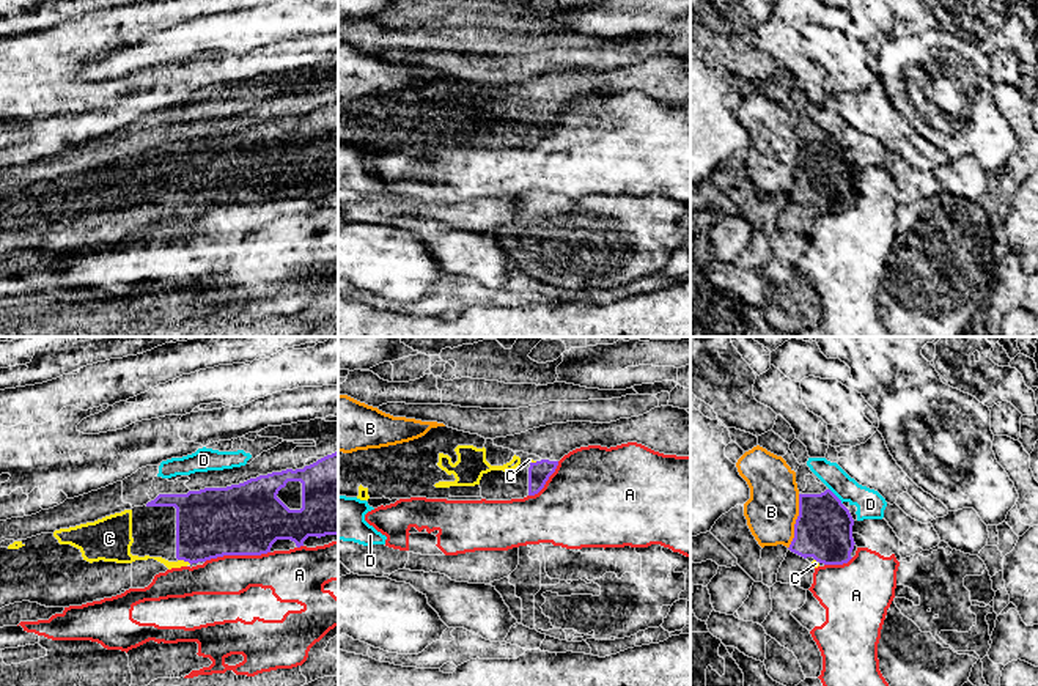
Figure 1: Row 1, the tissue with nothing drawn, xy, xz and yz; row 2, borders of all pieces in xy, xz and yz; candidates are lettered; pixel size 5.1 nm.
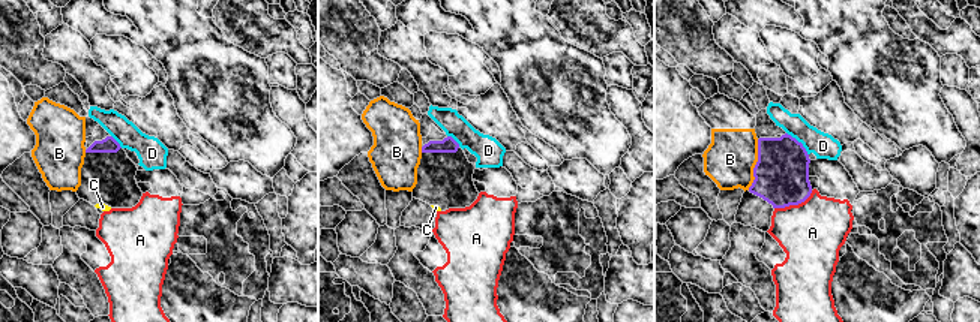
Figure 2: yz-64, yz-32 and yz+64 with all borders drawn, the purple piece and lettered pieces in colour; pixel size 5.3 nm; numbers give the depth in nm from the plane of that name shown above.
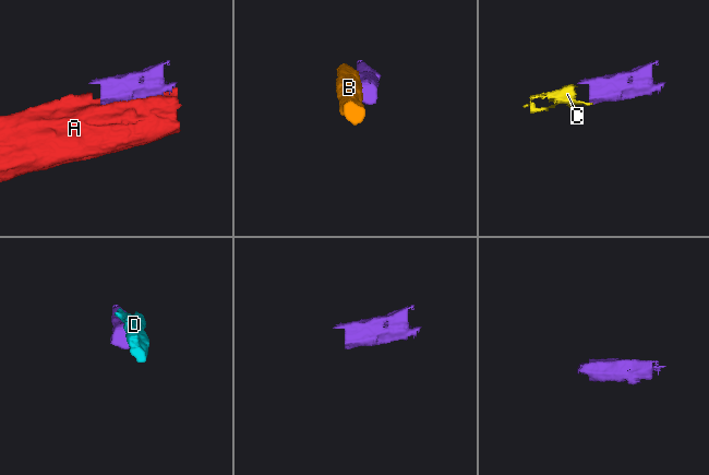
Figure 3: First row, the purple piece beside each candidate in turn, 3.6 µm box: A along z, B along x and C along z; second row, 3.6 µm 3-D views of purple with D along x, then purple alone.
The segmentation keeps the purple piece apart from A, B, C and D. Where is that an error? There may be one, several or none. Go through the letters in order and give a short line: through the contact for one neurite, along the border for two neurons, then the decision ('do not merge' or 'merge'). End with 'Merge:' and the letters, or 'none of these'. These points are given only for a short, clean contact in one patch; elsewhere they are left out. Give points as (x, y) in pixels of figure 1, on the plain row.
A: do not merge
B: do not merge
C: line xy (211, 170), (189, 197), (184, 208), (167, 211); merge
D: do not merge
Merge: C

